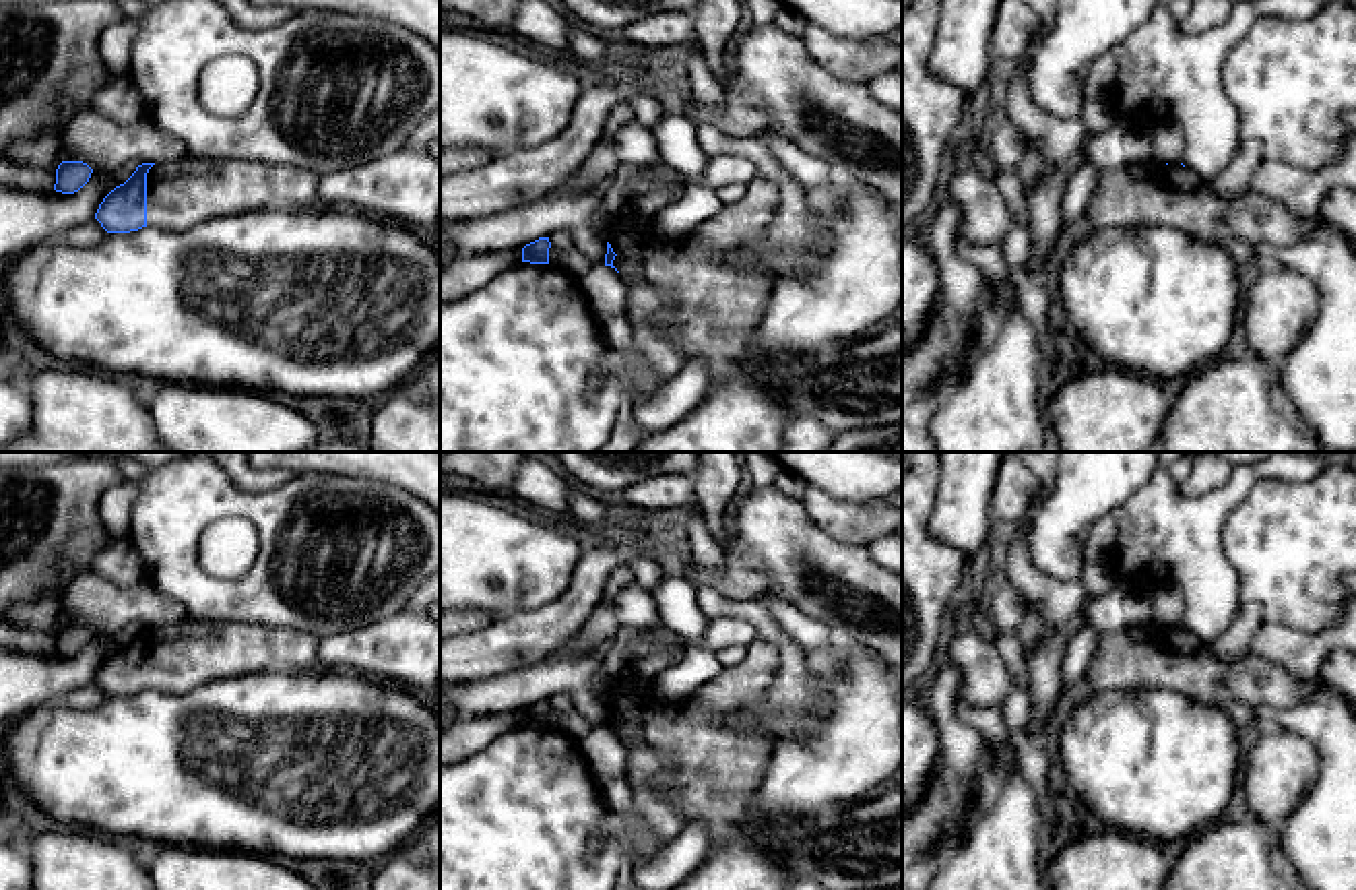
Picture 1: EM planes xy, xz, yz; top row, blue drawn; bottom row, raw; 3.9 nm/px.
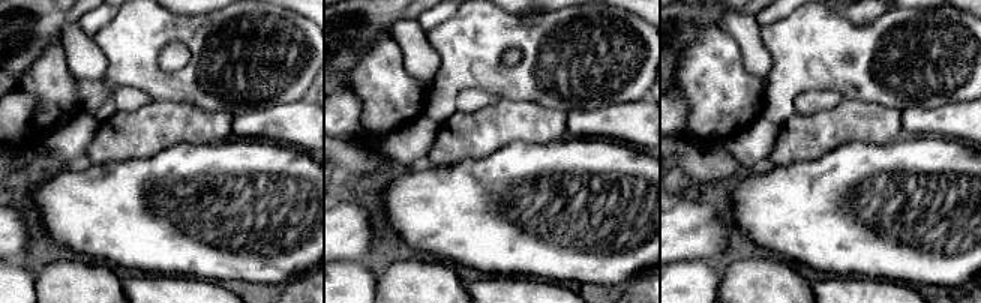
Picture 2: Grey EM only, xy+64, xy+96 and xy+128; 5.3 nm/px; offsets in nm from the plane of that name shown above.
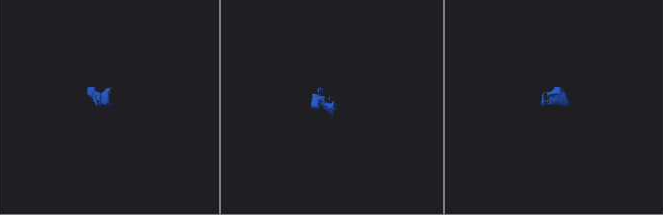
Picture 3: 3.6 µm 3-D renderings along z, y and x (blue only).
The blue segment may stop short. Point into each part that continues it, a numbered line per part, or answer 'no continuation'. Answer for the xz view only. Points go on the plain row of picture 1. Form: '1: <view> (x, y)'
1: xz (711, 773)

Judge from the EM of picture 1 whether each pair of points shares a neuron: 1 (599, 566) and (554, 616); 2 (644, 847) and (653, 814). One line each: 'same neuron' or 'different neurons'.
1: same neuron
2: different neurons

